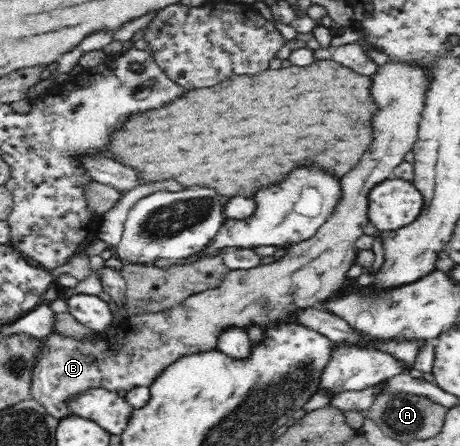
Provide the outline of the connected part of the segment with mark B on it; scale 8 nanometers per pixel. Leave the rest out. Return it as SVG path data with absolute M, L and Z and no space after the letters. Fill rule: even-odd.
M387 62L379 66L371 80L373 80L371 98L377 106L375 114L371 116L373 140L371 140L367 152L363 154L361 162L349 174L345 174L341 178L341 189L343 189L341 202L337 204L333 216L327 220L324 226L319 228L315 236L287 248L287 252L277 261L259 265L257 268L249 268L249 270L230 271L218 288L199 292L197 295L185 299L181 304L165 310L165 312L127 318L114 338L109 338L109 345L98 336L95 341L91 341L90 338L83 338L83 341L79 341L76 338L65 337L55 331L51 332L49 336L43 337L46 346L39 363L33 370L32 397L43 405L51 416L58 419L67 417L66 400L75 393L80 393L91 387L103 387L115 392L136 386L148 388L165 367L173 364L175 360L179 360L181 356L217 349L219 333L225 327L235 325L244 329L248 324L255 323L263 330L263 328L275 323L292 321L291 316L293 316L294 310L317 306L317 303L336 295L347 277L350 266L356 262L358 256L357 240L364 236L363 229L370 223L368 220L369 193L377 184L394 178L392 174L395 167L404 161L405 154L412 151L414 142L417 140L428 76L426 70L420 66L414 66L414 64L405 66L404 64Z

